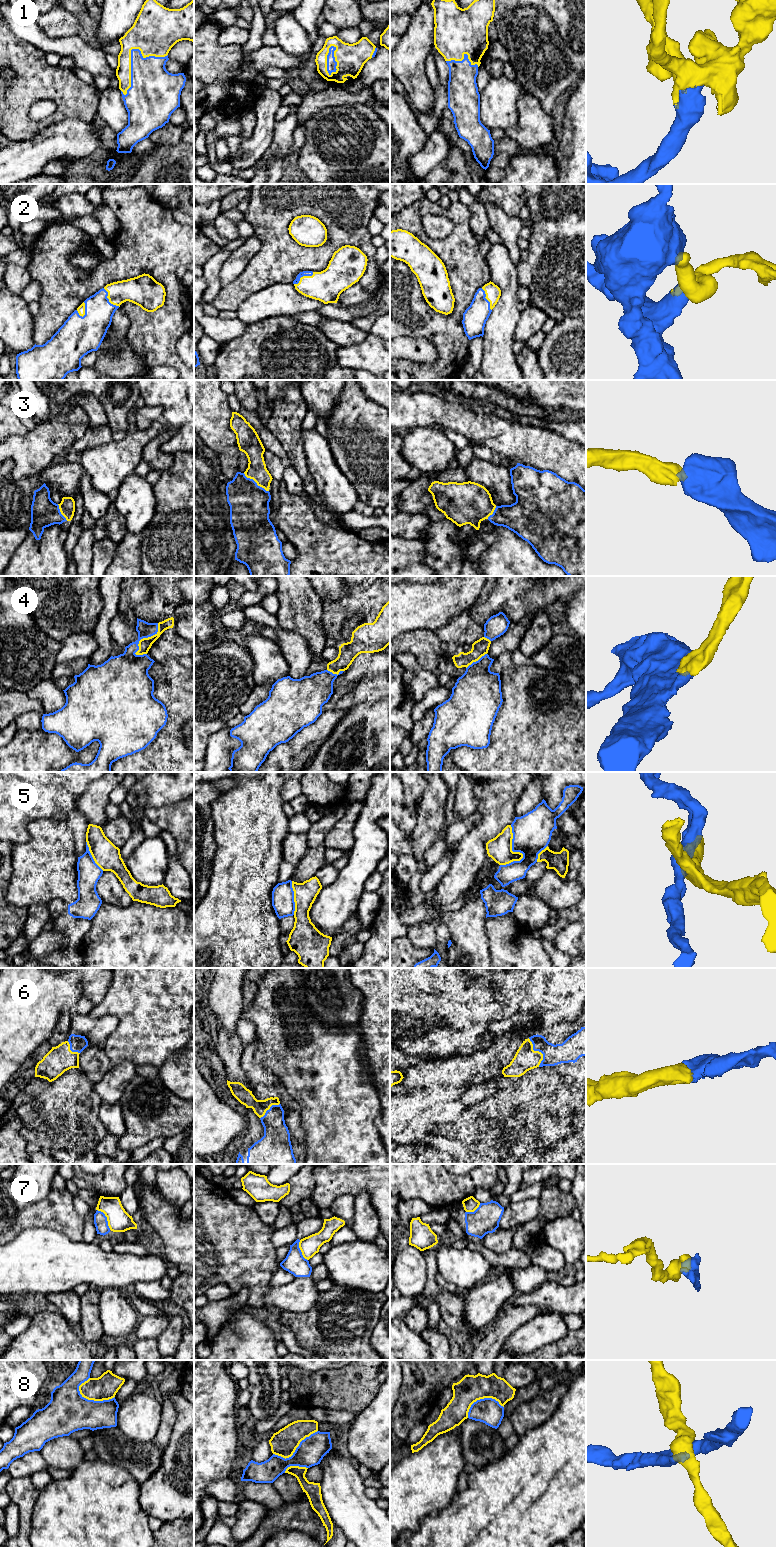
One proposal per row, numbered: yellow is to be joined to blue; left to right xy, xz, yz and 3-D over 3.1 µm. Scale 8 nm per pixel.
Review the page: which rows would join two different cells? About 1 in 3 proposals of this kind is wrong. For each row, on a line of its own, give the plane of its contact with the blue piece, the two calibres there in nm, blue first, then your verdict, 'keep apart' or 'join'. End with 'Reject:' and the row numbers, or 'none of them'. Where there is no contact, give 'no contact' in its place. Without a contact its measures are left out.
1: xy | 300/360 nm | join
2: xz | 50/260 nm | join
3: xz | 320/150 nm | join
4: xy | 190/100 nm | join
5: yz | 320/190 nm | keep apart
6: yz | 180/190 nm | join
7: xy | 110/180 nm | keep apart
8: xy | 320/200 nm | keep apart
Reject: 5, 7, 8

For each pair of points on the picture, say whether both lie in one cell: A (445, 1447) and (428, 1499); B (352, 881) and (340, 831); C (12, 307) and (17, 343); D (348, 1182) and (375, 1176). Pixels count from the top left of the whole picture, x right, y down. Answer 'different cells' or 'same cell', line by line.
A: same cell
B: different cells
C: same cell
D: same cell

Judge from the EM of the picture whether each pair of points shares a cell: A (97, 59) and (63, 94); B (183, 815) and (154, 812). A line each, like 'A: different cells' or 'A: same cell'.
A: different cells
B: same cell

